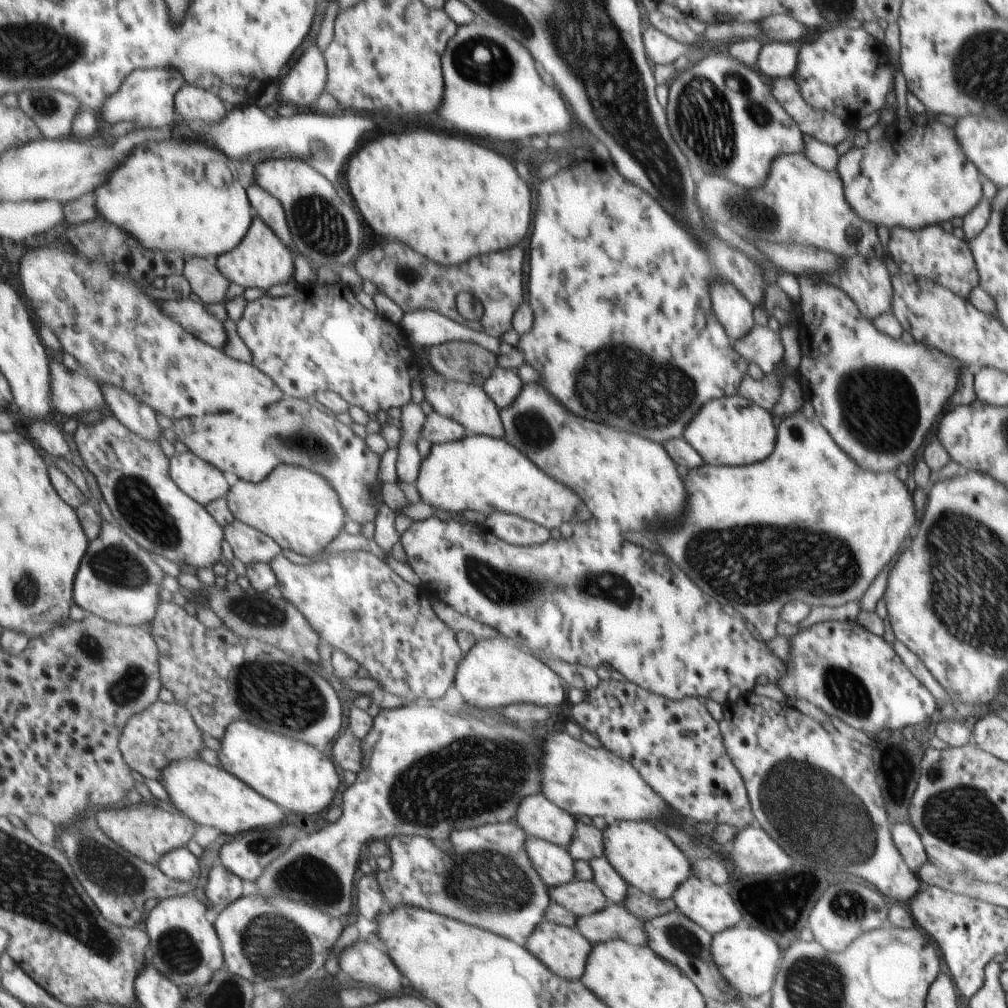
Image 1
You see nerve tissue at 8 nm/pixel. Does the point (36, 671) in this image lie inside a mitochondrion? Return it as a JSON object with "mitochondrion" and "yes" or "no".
{"mitochondrion":"no"}

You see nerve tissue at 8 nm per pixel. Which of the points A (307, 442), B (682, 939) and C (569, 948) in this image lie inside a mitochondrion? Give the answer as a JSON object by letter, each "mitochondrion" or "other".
{"A":"mitochondrion","B":"mitochondrion","C":"other"}

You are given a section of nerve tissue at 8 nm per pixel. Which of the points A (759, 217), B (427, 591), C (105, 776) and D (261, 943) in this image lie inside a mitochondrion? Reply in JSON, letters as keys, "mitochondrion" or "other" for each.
{"A":"mitochondrion","B":"other","C":"other","D":"mitochondrion"}

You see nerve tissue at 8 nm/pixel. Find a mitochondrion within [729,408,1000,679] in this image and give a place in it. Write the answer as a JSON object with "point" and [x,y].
{"point":[796,432]}

